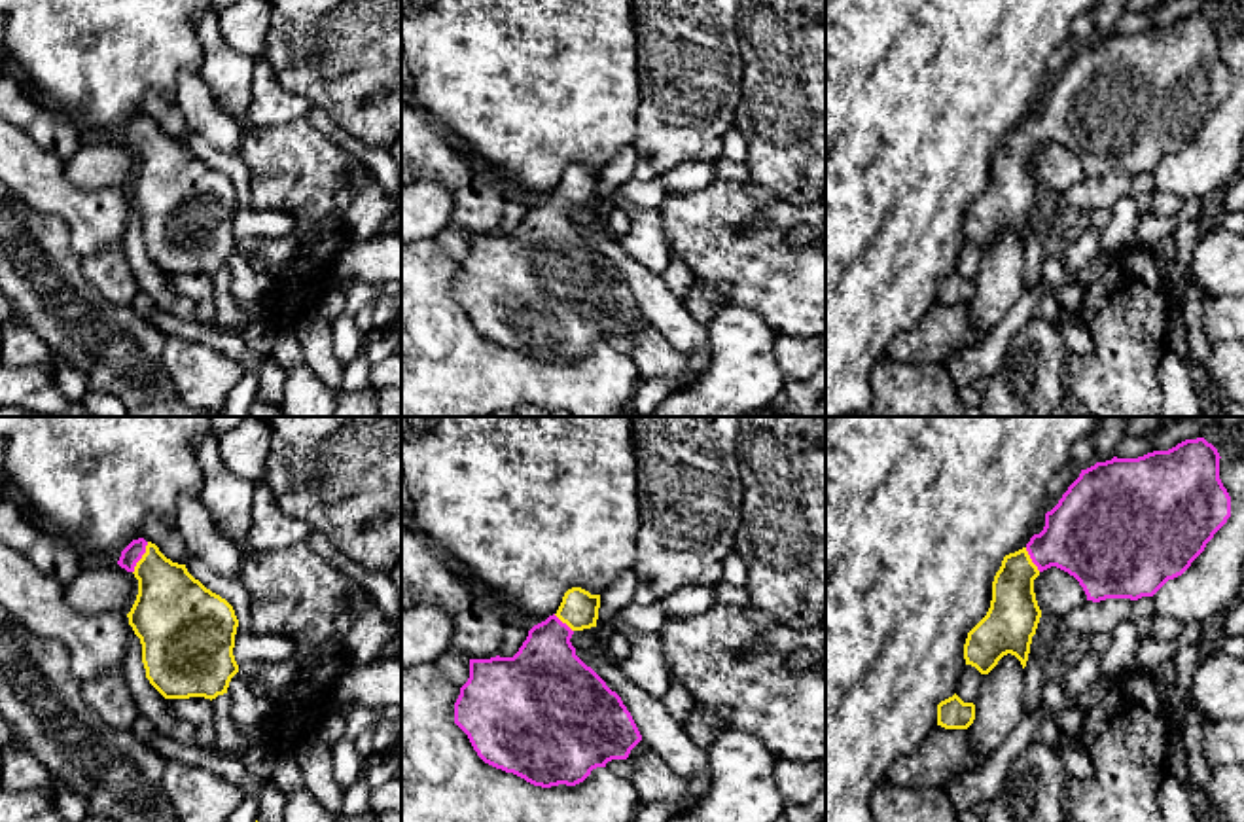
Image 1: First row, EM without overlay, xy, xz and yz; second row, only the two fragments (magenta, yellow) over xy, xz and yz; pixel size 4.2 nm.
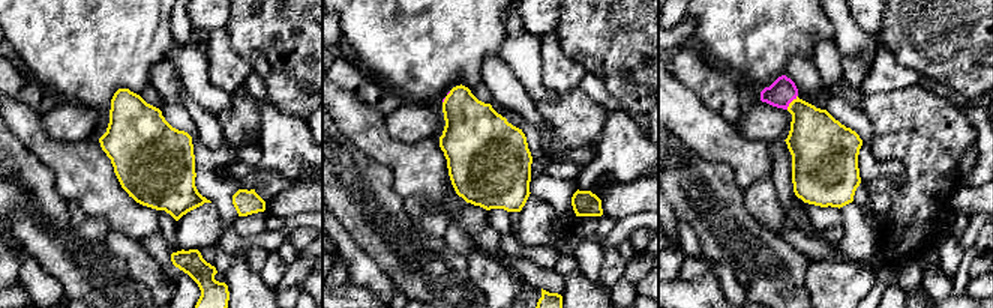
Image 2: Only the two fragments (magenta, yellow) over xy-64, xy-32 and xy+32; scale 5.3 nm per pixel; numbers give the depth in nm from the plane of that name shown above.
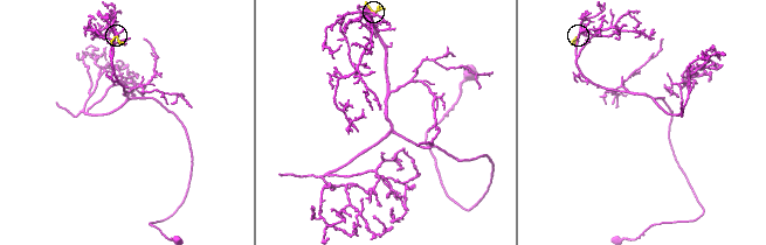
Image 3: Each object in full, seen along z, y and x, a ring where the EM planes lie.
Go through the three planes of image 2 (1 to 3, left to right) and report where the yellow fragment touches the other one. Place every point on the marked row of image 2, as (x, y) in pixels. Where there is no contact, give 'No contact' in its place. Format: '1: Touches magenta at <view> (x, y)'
1: No contact
2: Touches magenta at xy-32 (443, 101)
3: Touches magenta at xy+32 (791, 101)

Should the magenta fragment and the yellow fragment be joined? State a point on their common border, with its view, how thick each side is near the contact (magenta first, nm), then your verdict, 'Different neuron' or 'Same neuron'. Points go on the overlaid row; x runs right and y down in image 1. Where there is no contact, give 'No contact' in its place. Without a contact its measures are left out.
Touches magenta at xy (141, 557). Thickness 80 nm (magenta) against 300 nm. Same neuron

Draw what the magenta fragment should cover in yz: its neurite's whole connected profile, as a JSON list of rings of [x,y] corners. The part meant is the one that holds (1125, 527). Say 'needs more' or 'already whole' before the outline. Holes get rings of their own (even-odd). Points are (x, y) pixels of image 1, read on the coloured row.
needs more | [[[1197,438],[1185,439],[1168,451],[1153,451],[1138,458],[1113,456],[1081,470],[1058,504],[1045,513],[1043,530],[1034,534],[1022,549],[1004,557],[992,581],[990,608],[968,633],[964,644],[966,665],[988,674],[1004,655],[1011,653],[1021,661],[1022,669],[1026,667],[1032,636],[1041,617],[1034,580],[1051,566],[1074,576],[1087,600],[1093,602],[1153,597],[1168,580],[1182,576],[1231,517],[1231,496],[1219,479],[1219,458],[1212,443]]]

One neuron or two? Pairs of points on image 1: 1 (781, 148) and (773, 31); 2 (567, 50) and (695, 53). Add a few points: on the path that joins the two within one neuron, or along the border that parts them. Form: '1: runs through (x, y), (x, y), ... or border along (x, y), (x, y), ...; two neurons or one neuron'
1: runs through (781, 120), (781, 59); one neuron
2: border along (633, 19), (640, 95); two neurons

